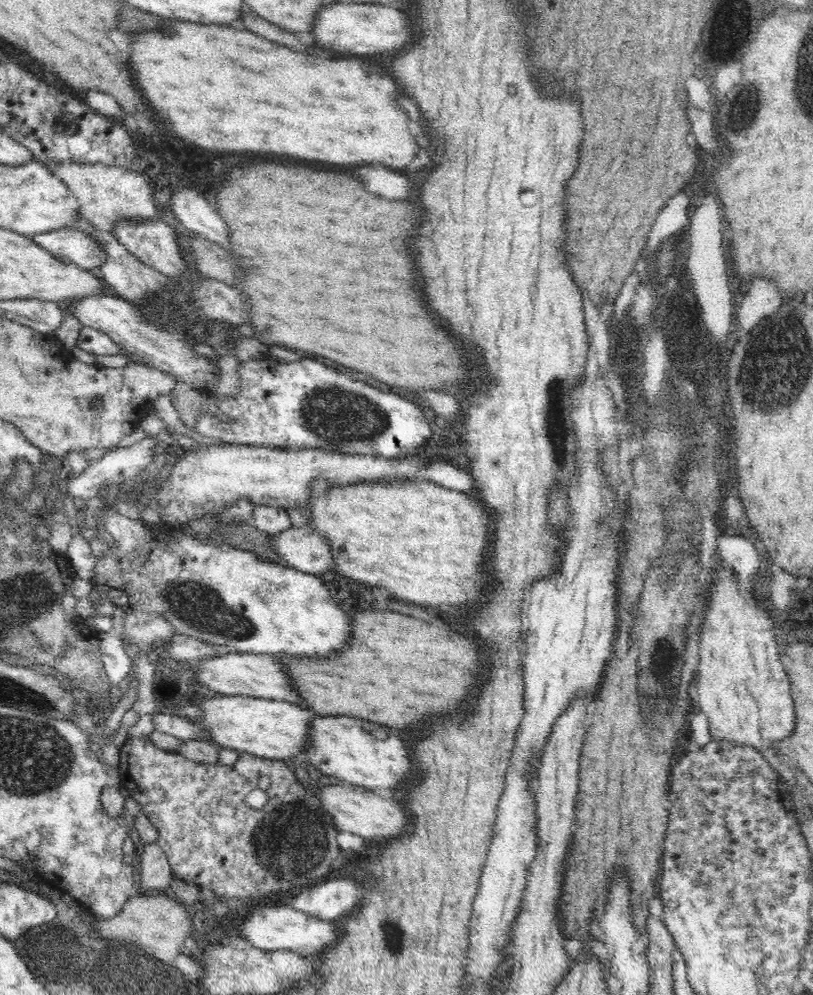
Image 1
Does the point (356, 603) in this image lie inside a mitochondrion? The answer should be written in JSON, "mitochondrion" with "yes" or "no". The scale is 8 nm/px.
{"mitochondrion":"no"}

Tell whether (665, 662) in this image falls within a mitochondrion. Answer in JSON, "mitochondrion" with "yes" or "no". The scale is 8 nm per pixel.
{"mitochondrion":"yes"}

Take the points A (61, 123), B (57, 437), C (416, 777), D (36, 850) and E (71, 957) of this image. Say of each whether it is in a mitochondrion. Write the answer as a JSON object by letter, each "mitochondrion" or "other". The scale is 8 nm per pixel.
{"A":"other","B":"other","C":"other","D":"other","E":"mitochondrion"}

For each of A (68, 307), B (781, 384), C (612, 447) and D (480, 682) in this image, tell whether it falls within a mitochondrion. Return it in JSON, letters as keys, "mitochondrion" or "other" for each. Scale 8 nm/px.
{"A":"other","B":"mitochondrion","C":"other","D":"other"}

